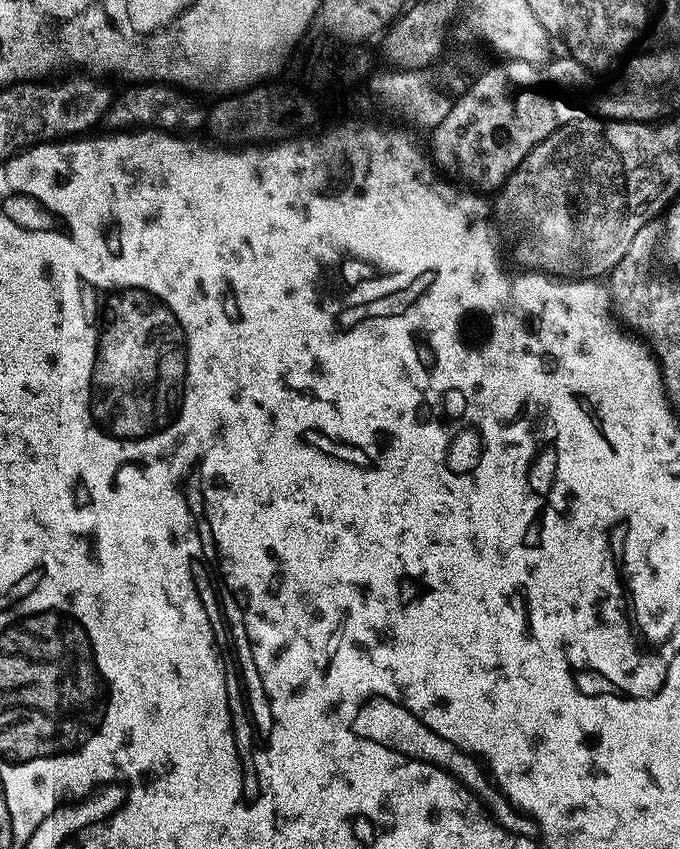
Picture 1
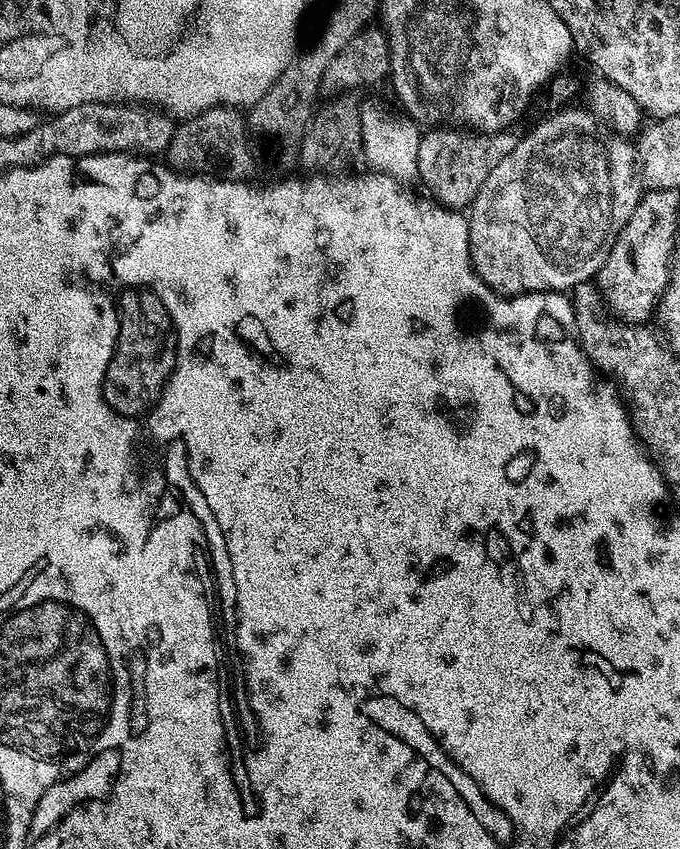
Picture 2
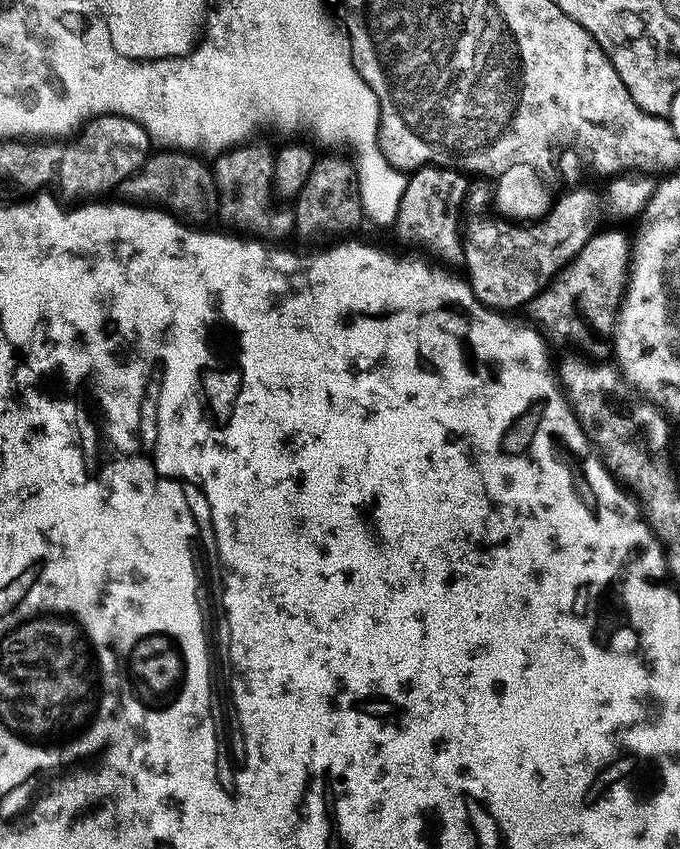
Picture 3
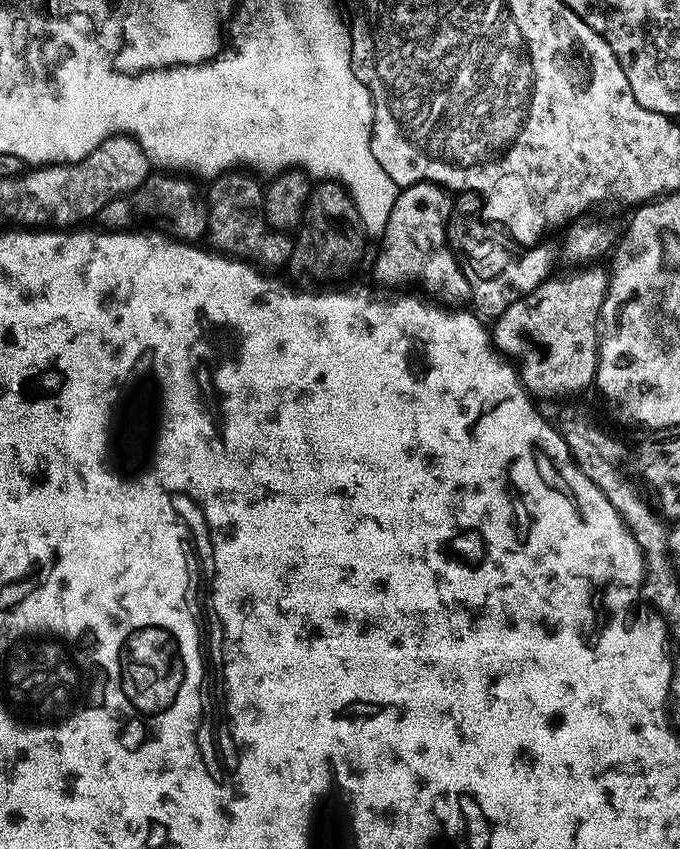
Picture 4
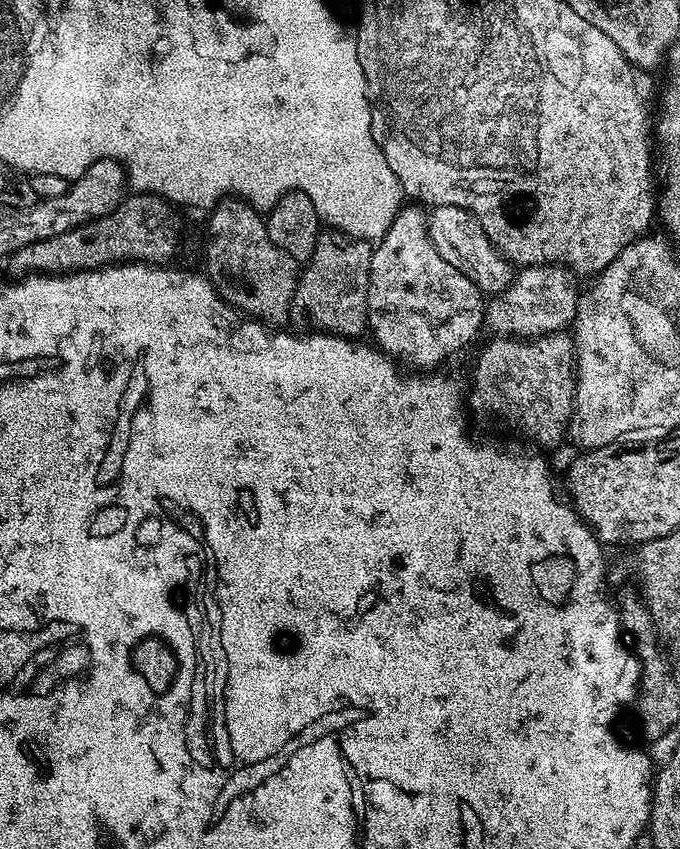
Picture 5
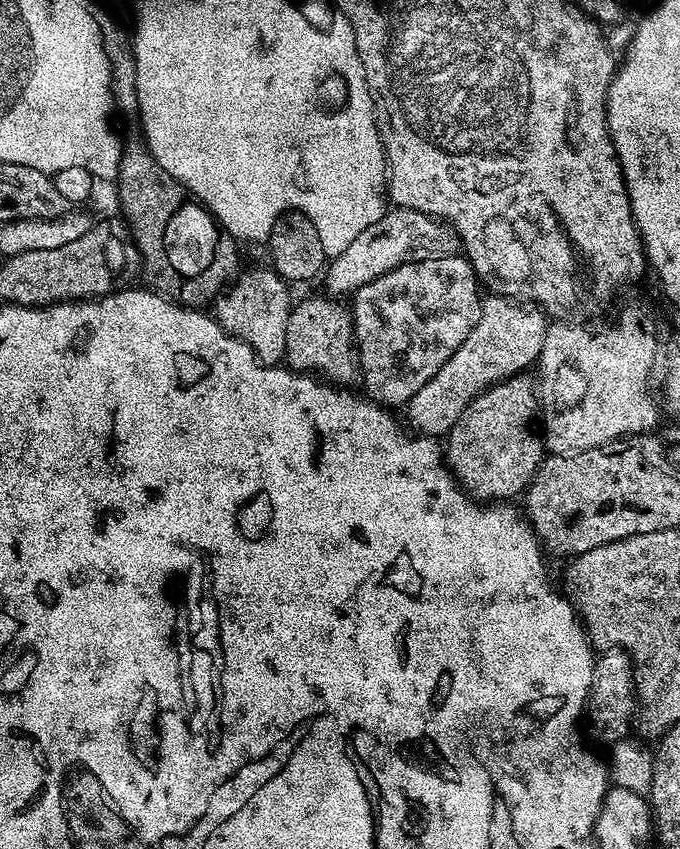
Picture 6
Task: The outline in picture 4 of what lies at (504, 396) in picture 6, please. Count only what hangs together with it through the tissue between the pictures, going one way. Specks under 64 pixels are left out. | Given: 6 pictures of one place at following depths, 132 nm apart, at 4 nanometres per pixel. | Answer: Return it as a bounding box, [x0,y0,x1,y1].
[490,266,609,400]

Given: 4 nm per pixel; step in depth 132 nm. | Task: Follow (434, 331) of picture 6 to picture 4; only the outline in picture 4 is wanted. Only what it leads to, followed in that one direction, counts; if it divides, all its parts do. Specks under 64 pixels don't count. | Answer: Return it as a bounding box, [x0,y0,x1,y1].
[372,184,472,306]

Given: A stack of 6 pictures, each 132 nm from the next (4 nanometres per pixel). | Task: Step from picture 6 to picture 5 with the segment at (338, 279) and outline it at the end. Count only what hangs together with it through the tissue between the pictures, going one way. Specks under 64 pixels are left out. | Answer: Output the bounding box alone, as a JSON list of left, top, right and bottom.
[428,204,514,294]

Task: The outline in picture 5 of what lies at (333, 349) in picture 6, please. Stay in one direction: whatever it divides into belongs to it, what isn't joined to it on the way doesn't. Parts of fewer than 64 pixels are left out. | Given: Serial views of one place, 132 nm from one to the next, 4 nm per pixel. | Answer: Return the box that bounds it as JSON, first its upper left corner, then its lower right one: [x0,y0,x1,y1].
[293,230,373,338]

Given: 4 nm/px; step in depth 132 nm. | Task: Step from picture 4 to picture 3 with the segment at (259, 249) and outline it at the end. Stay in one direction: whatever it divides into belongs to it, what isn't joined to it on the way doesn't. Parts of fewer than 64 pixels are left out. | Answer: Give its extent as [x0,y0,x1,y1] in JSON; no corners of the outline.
[210,140,296,242]

